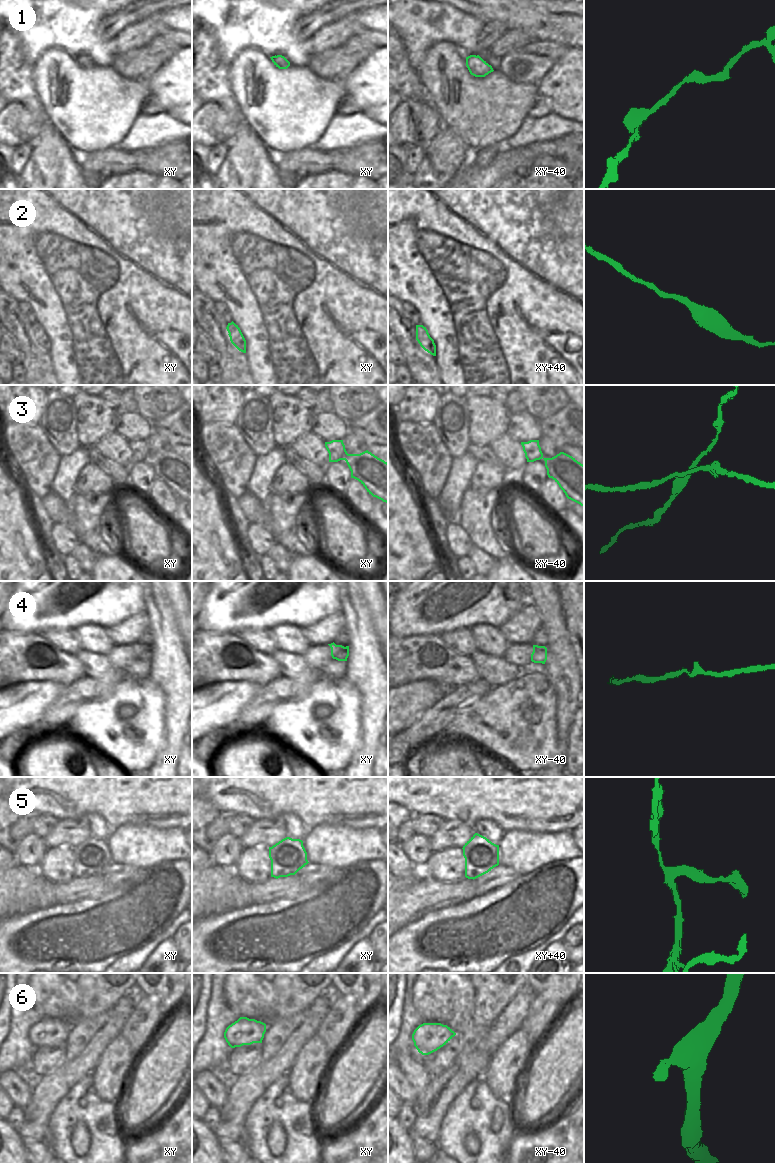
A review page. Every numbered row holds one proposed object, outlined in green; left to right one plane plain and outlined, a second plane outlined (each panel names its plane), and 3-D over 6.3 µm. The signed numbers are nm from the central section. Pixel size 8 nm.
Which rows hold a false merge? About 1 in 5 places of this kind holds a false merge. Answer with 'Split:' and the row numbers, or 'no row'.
Split: 3.

